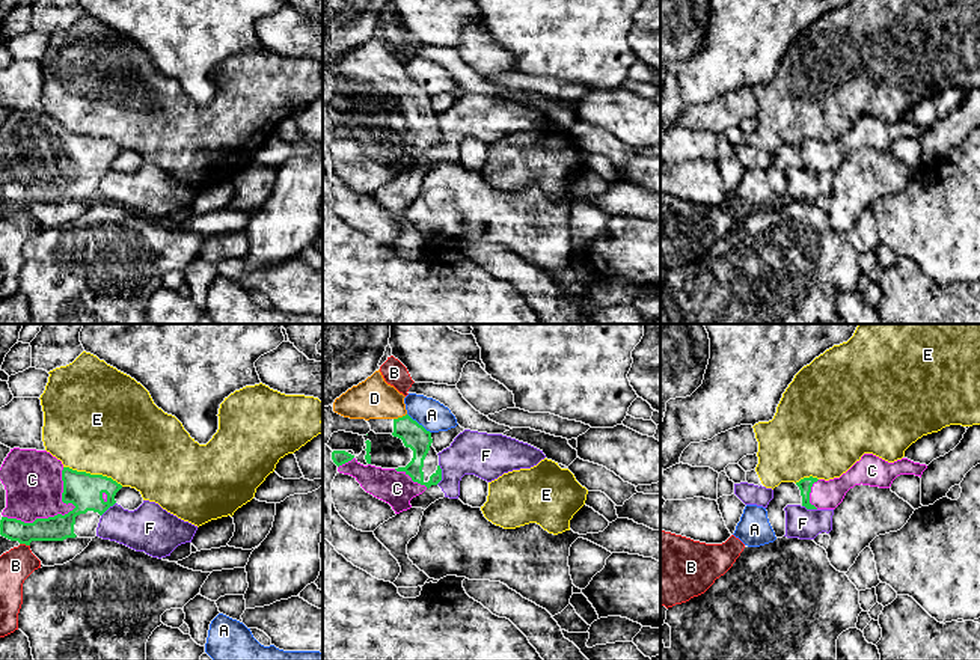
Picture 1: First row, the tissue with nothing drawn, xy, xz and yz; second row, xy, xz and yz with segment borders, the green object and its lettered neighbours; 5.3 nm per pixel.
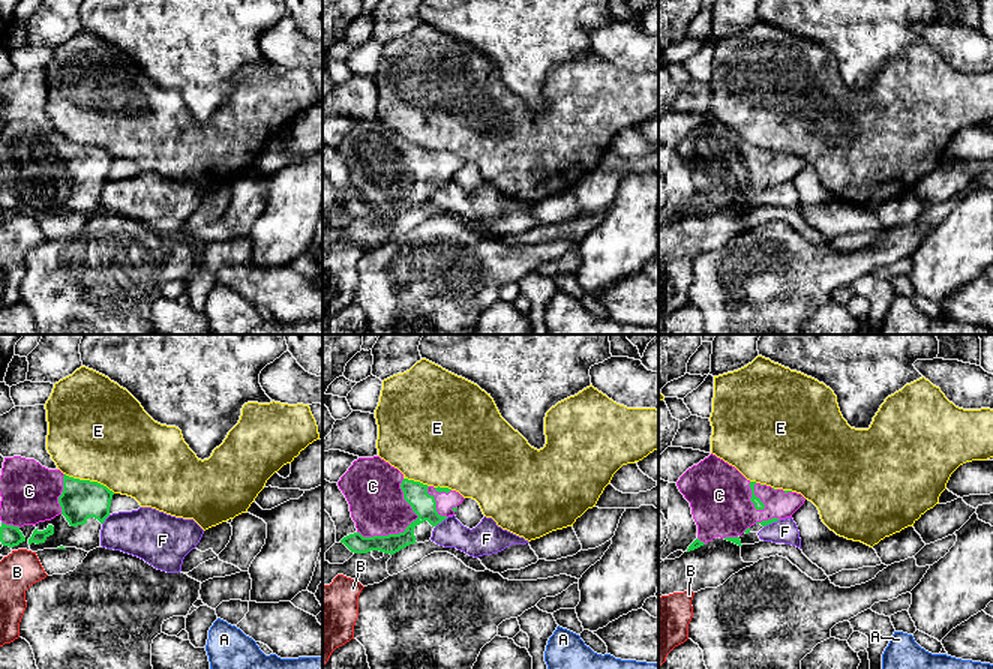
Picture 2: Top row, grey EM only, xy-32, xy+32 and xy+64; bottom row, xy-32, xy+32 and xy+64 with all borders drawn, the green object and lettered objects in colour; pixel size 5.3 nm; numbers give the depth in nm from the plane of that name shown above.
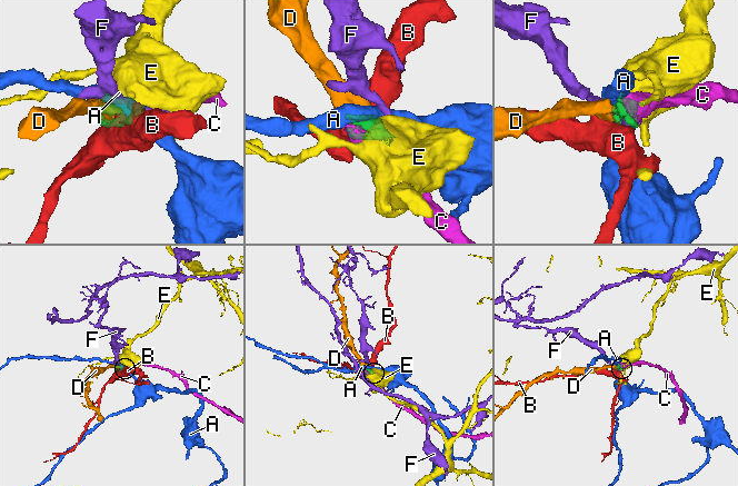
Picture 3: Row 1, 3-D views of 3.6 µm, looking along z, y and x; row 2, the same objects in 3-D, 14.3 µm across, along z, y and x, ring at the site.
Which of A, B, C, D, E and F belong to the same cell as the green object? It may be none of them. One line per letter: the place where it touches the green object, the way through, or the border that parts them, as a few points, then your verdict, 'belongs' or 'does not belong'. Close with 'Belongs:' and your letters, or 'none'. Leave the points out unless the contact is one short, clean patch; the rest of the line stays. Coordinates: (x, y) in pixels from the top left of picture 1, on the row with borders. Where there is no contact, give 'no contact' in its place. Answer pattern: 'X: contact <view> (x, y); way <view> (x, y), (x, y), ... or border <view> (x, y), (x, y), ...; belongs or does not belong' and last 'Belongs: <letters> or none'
A: contact xz (418, 424); does not belong
B: contact xy (24, 543); does not belong
C: contact xy (61, 514); belongs
D: contact xz (400, 418); way xz (413, 436), (400, 418), (383, 401), (374, 398); belongs
E: contact xy (94, 475); border xy (64, 466), (73, 470), (101, 473), (122, 485); does not belong
F: contact xz (440, 475); border xz (439, 464), (440, 479), (436, 484); does not belong
Belongs: C, D

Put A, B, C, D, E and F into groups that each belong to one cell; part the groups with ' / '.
A / B / C D / E / F

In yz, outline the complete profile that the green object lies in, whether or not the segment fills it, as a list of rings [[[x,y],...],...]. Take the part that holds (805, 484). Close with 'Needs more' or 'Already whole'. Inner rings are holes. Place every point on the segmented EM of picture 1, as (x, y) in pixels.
[[[864,454],[840,478],[825,481],[810,476],[796,482],[796,485],[801,490],[802,506],[807,509],[835,509],[855,485],[890,488],[897,476],[915,475],[921,478],[926,469],[926,464],[908,458],[888,463],[873,454]]]. Needs more

